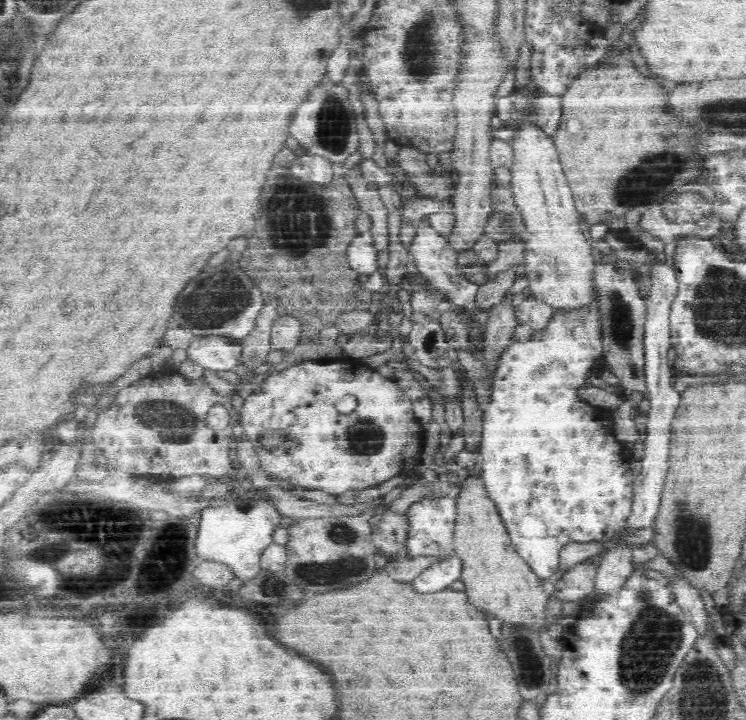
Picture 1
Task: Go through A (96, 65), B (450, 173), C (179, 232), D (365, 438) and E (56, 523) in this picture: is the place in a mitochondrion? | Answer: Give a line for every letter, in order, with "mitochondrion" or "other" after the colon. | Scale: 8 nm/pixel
A: other
B: other
C: other
D: mitochondrion
E: mitochondrion

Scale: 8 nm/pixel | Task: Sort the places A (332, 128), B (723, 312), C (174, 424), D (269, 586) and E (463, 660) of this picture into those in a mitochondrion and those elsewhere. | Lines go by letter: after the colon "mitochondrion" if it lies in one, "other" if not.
A: mitochondrion
B: mitochondrion
C: mitochondrion
D: mitochondrion
E: other

